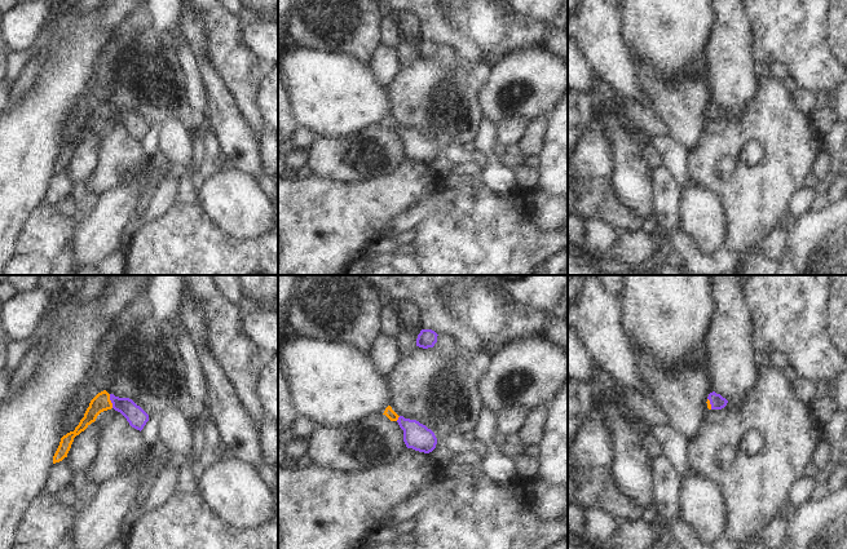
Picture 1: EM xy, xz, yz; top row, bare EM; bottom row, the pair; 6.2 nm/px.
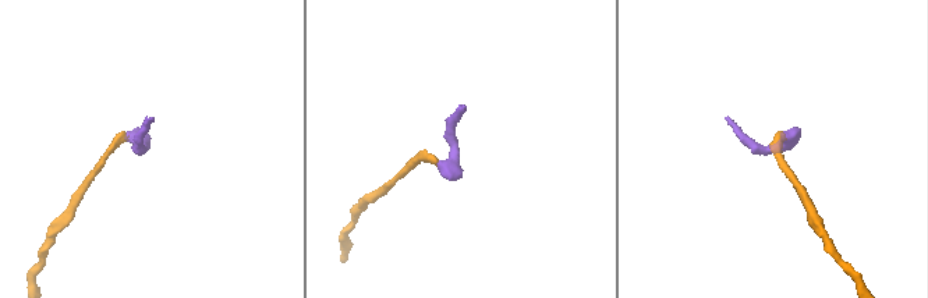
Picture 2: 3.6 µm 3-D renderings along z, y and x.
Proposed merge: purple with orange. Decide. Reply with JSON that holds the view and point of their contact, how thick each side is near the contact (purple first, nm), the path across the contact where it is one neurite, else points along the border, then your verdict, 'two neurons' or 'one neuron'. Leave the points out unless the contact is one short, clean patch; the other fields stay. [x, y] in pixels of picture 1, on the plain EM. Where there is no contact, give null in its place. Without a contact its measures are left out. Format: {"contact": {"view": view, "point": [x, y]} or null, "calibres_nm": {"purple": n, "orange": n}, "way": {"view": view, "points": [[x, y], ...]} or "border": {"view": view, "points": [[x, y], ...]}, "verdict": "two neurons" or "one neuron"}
{"contact": {"view": "xy", "point": [110, 110]}, "calibres_nm": {"purple": 120, "orange": 110}, "way": {"view": "xy", "points": [[136, 127], [126, 116], [110, 110], [101, 113]]}, "verdict": "one neuron"}

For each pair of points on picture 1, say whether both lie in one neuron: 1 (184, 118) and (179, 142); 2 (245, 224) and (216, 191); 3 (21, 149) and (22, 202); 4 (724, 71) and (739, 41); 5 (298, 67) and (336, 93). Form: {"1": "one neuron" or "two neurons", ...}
{"1": "two neurons", "2": "one neuron", "3": "one neuron", "4": "one neuron", "5": "one neuron"}

